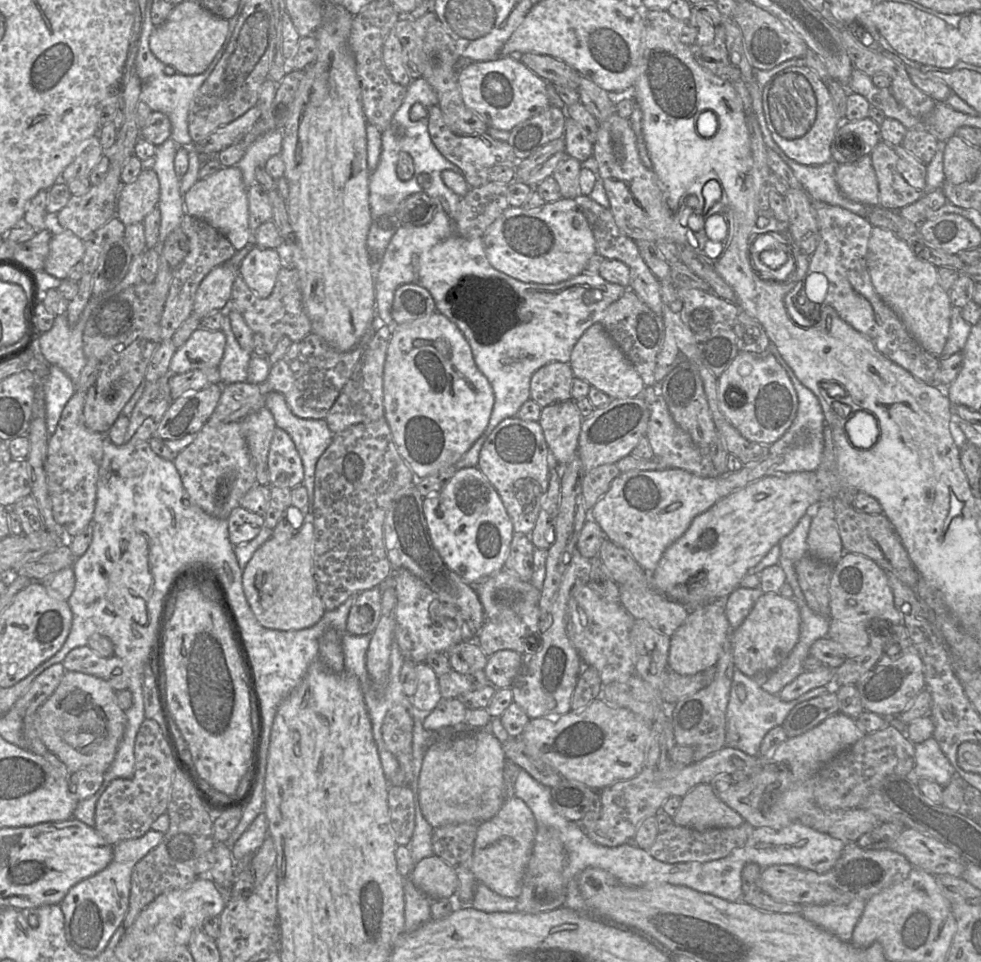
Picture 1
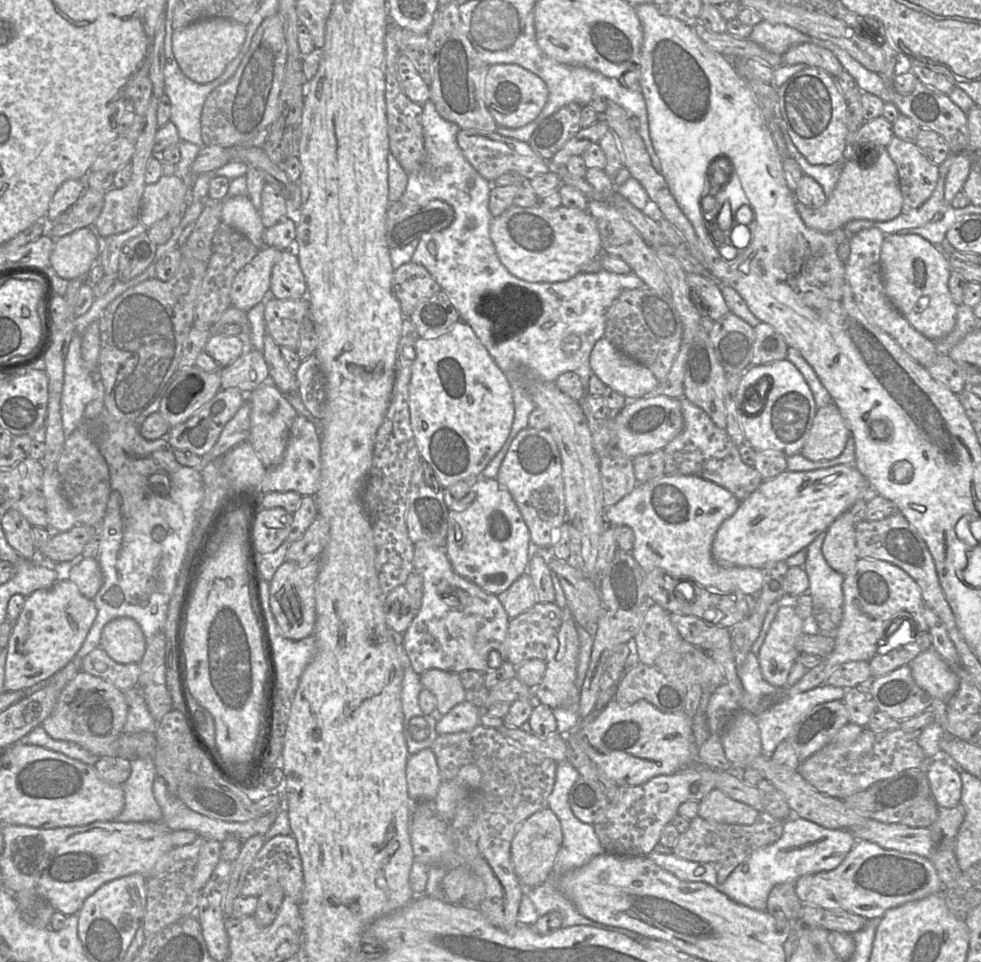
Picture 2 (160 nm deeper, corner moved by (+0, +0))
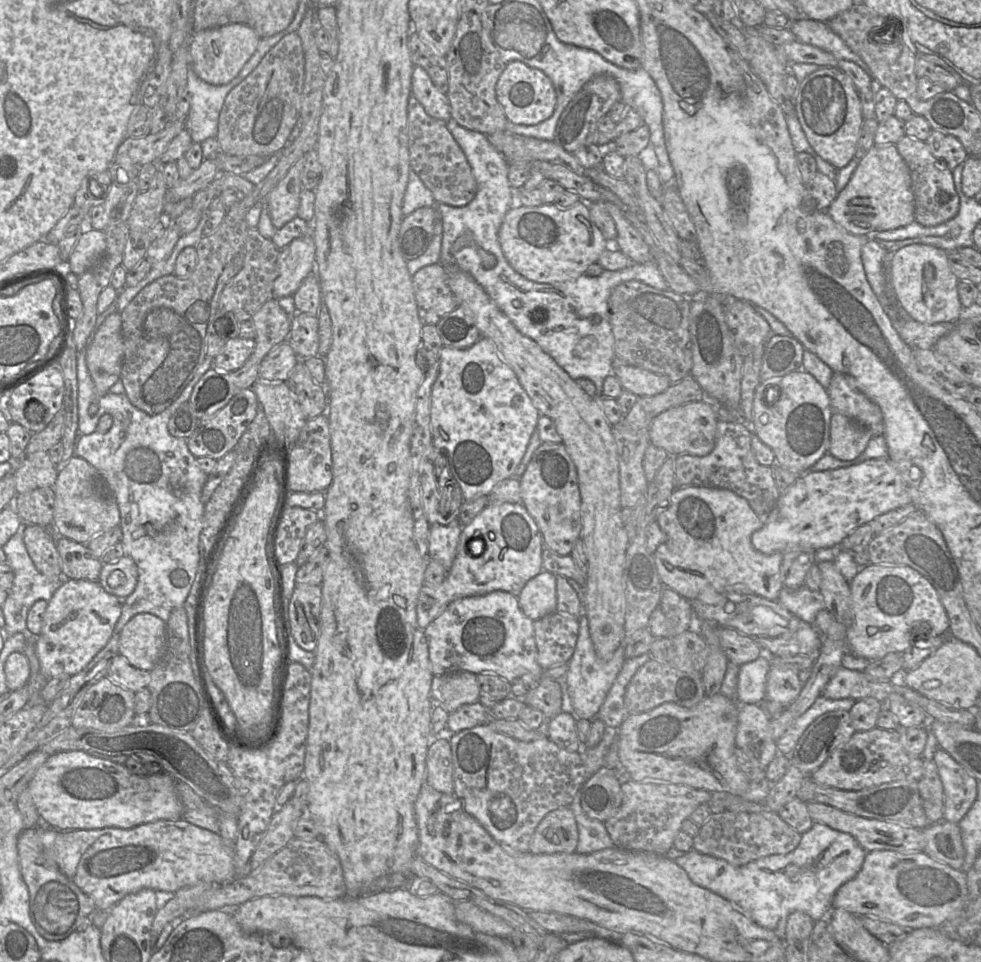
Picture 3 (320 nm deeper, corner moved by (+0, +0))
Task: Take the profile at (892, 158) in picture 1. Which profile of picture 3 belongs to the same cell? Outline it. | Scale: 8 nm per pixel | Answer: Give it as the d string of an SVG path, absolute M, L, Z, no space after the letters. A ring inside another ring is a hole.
M904 135L895 145L910 171L915 221L924 226L937 226L953 219L960 206L953 171L943 161L932 155L925 141Z

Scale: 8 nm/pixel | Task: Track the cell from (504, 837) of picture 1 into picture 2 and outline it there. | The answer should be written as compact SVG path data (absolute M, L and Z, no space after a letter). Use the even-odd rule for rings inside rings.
M549 807L535 812L518 827L511 843L511 859L515 873L526 889L535 888L548 879L562 840L560 821Z

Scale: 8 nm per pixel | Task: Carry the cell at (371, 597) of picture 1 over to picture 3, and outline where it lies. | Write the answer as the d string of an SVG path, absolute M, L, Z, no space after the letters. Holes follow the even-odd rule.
M521 503L487 505L462 528L456 556L446 578L436 586L423 585L416 607L418 625L425 629L450 603L460 598L494 591L508 592L517 597L525 584L543 571L542 551L540 530ZM474 539L481 539L484 543L484 550L479 556L468 552L468 544Z

